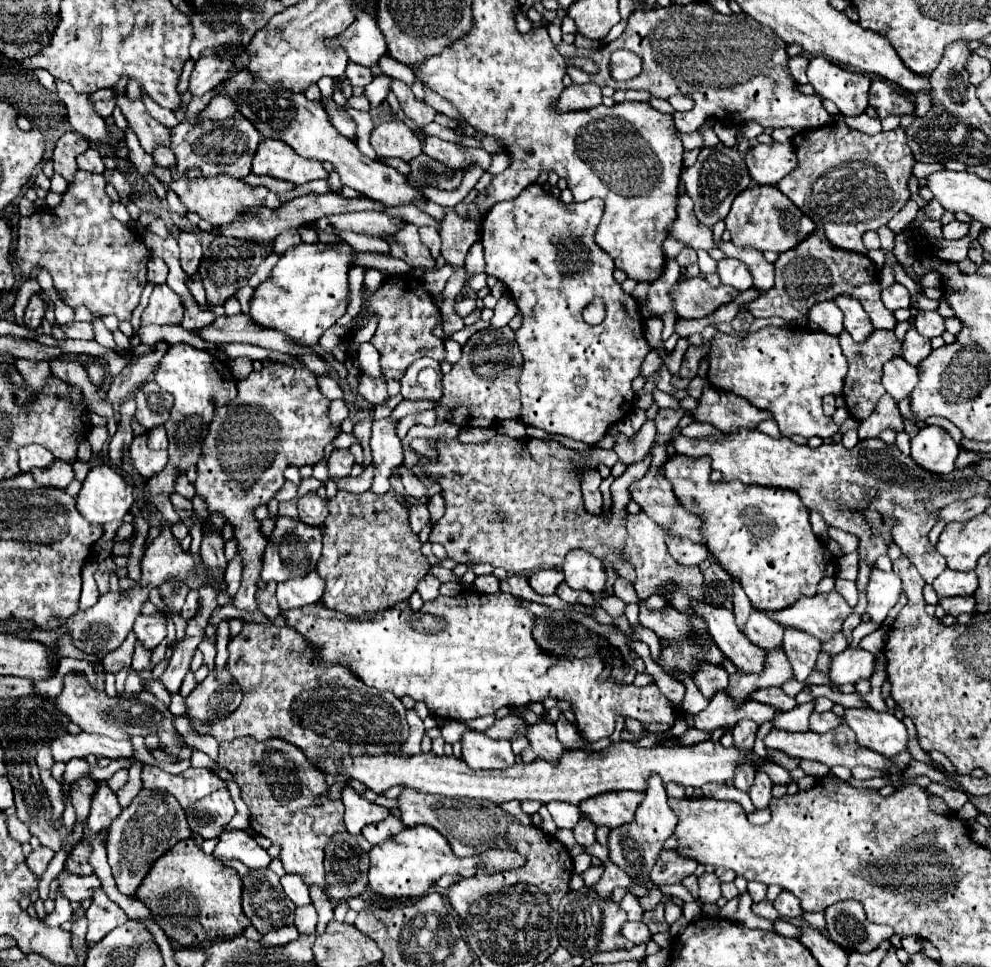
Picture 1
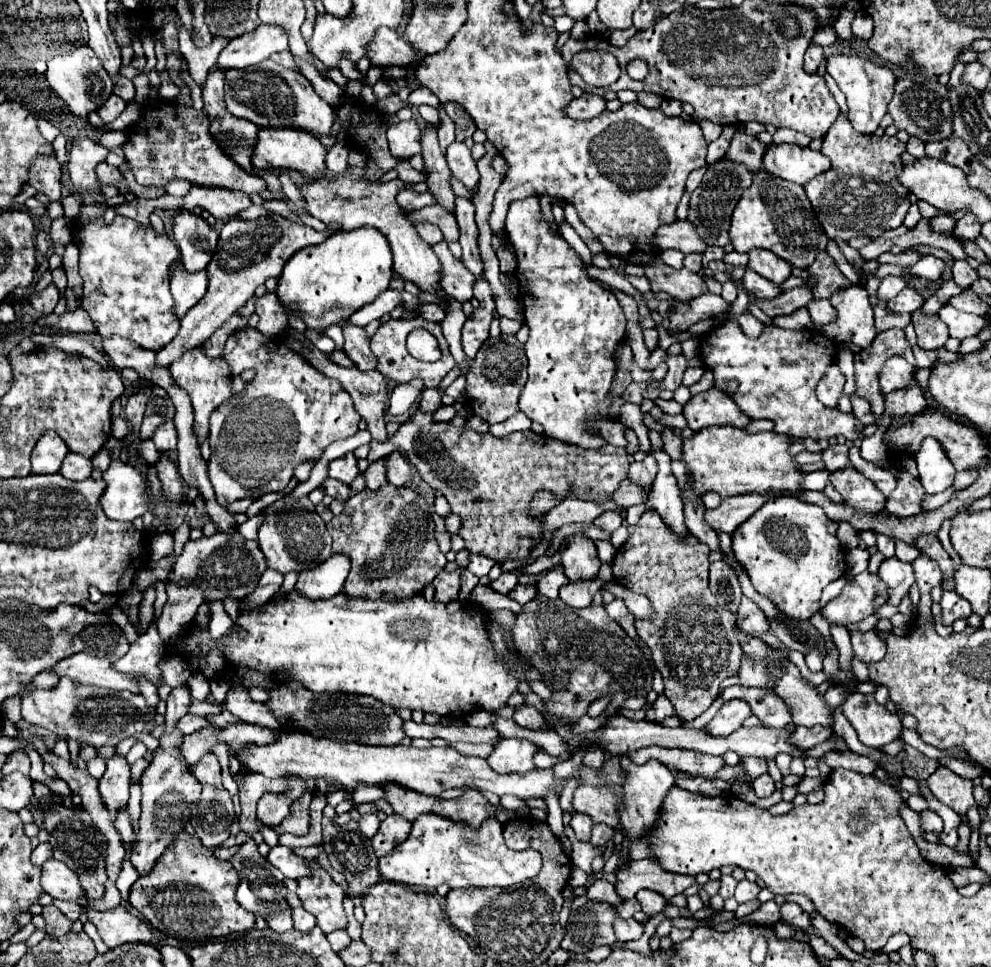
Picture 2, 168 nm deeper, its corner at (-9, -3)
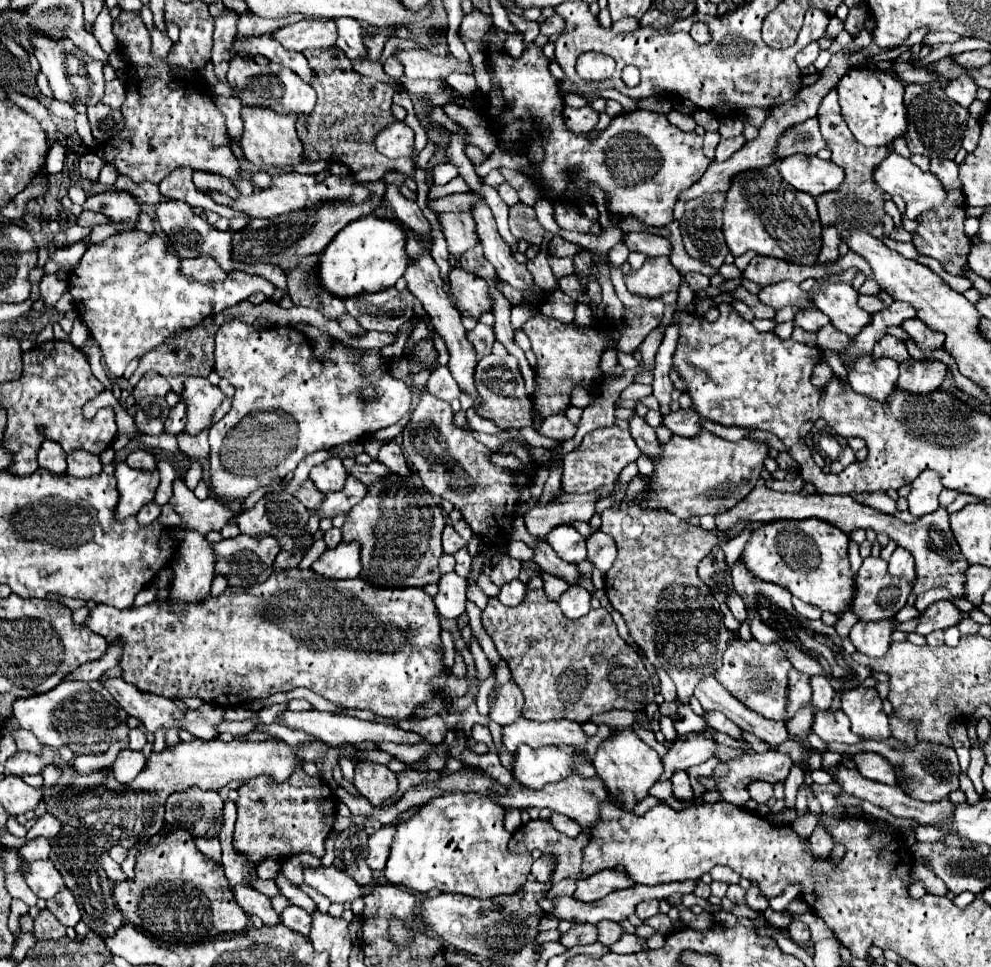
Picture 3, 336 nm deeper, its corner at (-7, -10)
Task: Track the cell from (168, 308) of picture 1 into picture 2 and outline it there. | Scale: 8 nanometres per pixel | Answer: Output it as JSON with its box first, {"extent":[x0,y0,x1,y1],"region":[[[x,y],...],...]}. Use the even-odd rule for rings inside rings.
{"extent":[171,264,207,318],"region":[[[177,264],[177,268],[171,274],[171,294],[175,298],[175,312],[179,314],[179,318],[183,318],[185,312],[205,296],[205,292],[207,270],[191,274],[183,268],[183,264]]]}

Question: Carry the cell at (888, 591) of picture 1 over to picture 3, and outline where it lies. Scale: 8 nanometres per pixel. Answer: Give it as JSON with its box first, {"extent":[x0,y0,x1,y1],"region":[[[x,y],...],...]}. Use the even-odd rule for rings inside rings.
{"extent":[889,547,915,583],"region":[[[897,547],[889,559],[889,575],[893,577],[899,577],[899,579],[905,579],[907,583],[913,583],[915,581],[915,563],[913,563],[913,557]]]}

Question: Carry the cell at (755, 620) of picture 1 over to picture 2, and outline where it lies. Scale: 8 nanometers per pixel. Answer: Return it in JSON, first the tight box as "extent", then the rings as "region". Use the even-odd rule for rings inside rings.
{"extent":[737,596,769,632],"region":[[[747,596],[741,598],[741,604],[739,604],[739,610],[737,610],[737,626],[745,632],[769,632],[769,624],[767,624],[767,618],[763,614],[763,610]]]}

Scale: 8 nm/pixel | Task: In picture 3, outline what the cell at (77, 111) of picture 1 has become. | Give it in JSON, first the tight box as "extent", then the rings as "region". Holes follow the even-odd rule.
{"extent":[31,37,105,103],"region":[[[31,37],[35,47],[35,57],[45,73],[49,87],[53,91],[53,99],[63,103],[99,103],[103,99],[105,79],[103,79],[103,63],[91,59],[81,49],[73,45],[73,41],[51,41],[47,37]]]}

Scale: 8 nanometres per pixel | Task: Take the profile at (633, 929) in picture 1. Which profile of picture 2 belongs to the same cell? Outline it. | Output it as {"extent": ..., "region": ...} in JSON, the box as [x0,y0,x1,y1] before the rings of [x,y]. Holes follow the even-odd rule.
{"extent":[615,918,643,942],"region":[[[617,918],[615,920],[615,936],[617,936],[617,942],[639,940],[641,934],[643,934],[643,926],[639,922],[635,922],[633,918],[629,918],[629,920]]]}

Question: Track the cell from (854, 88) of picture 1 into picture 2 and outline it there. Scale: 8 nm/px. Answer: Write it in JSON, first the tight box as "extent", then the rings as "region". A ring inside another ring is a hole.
{"extent":[827,56,897,134],"region":[[[831,56],[827,58],[827,72],[847,96],[849,122],[853,124],[853,128],[861,134],[873,134],[879,128],[883,116],[887,114],[887,104],[893,98],[897,82],[895,74],[889,68],[877,66],[861,56]]]}

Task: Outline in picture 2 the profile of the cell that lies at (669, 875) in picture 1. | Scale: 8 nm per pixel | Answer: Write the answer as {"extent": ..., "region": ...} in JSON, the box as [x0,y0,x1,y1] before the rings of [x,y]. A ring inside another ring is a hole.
{"extent":[615,858,695,900],"region":[[[649,858],[631,860],[627,866],[617,868],[615,876],[617,876],[615,892],[621,898],[633,898],[639,890],[647,888],[659,892],[669,900],[695,884],[693,876],[679,876],[673,872],[665,872],[657,862]]]}

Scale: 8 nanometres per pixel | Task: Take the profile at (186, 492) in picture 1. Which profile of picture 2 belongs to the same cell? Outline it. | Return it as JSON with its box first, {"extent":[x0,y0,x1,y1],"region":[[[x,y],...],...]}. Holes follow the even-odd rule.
{"extent":[151,420,177,452],"region":[[[171,420],[163,422],[163,424],[155,430],[155,434],[153,434],[153,438],[151,438],[151,440],[155,442],[155,446],[157,446],[157,450],[159,450],[159,452],[173,452],[173,450],[175,450],[175,446],[177,446],[175,424],[173,424]]]}

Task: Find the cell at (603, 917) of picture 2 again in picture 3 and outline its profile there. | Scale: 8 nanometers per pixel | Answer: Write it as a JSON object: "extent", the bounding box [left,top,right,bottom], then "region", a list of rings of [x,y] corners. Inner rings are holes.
{"extent":[561,923,597,947],"region":[[[575,923],[567,933],[563,933],[561,943],[565,947],[577,947],[597,941],[597,925],[593,923]]]}

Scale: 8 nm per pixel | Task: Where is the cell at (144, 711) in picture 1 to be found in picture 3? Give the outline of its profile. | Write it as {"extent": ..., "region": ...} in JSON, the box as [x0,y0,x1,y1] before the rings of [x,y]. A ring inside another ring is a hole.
{"extent":[13,681,131,755],"region":[[[63,681],[49,693],[17,699],[13,705],[13,717],[23,729],[31,731],[47,747],[59,749],[65,745],[75,755],[85,753],[87,747],[93,747],[95,753],[103,753],[115,741],[123,741],[131,731],[127,725],[129,715],[125,711],[119,711],[119,705],[107,695],[109,691],[99,681]]]}

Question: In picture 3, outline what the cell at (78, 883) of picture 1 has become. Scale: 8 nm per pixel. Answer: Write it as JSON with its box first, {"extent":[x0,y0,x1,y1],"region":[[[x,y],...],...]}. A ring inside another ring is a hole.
{"extent":[25,859,65,901],"region":[[[49,859],[29,863],[29,871],[25,875],[25,881],[31,887],[31,891],[39,899],[45,899],[45,901],[55,897],[65,887],[61,873],[53,867],[53,863]]]}

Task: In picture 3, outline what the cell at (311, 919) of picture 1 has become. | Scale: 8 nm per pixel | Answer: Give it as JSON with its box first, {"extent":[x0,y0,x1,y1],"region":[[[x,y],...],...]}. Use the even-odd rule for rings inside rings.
{"extent":[281,905,311,935],"region":[[[291,905],[291,907],[287,907],[285,911],[281,913],[281,917],[283,917],[283,925],[285,925],[285,927],[289,927],[289,929],[301,933],[301,935],[309,935],[311,915],[309,915],[305,909]]]}

